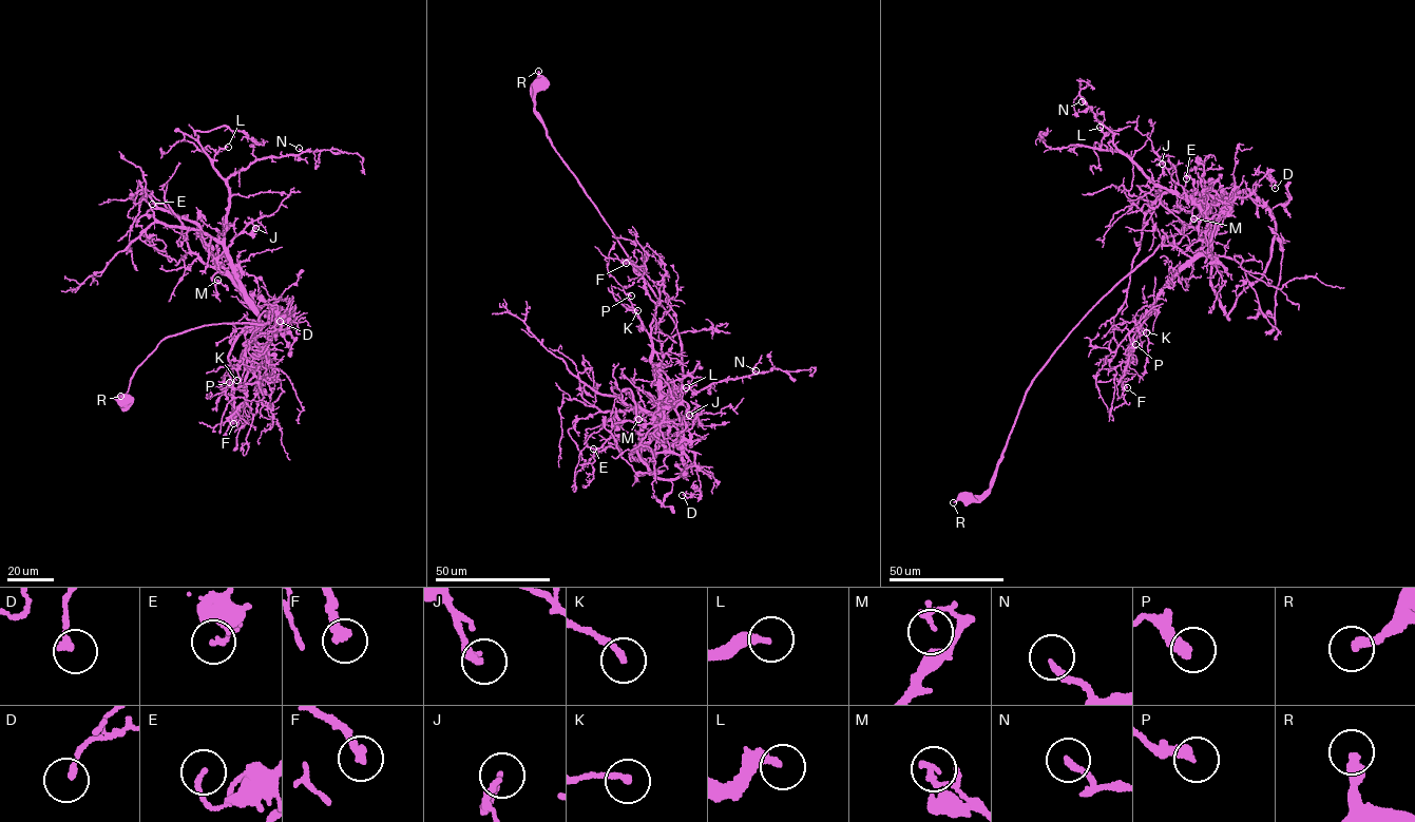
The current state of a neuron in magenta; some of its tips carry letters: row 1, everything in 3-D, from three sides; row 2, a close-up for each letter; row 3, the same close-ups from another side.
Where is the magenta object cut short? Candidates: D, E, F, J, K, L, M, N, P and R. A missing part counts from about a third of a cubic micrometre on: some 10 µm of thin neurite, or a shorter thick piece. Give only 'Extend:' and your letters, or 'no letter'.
Extend: F, K, L

